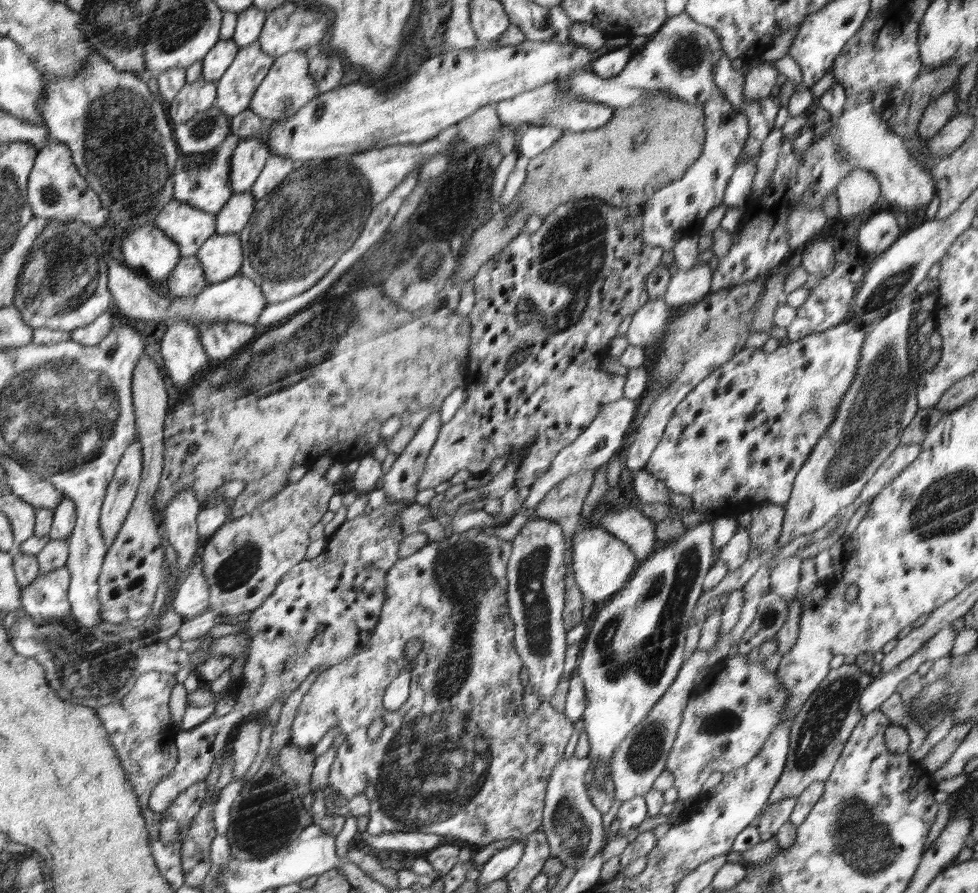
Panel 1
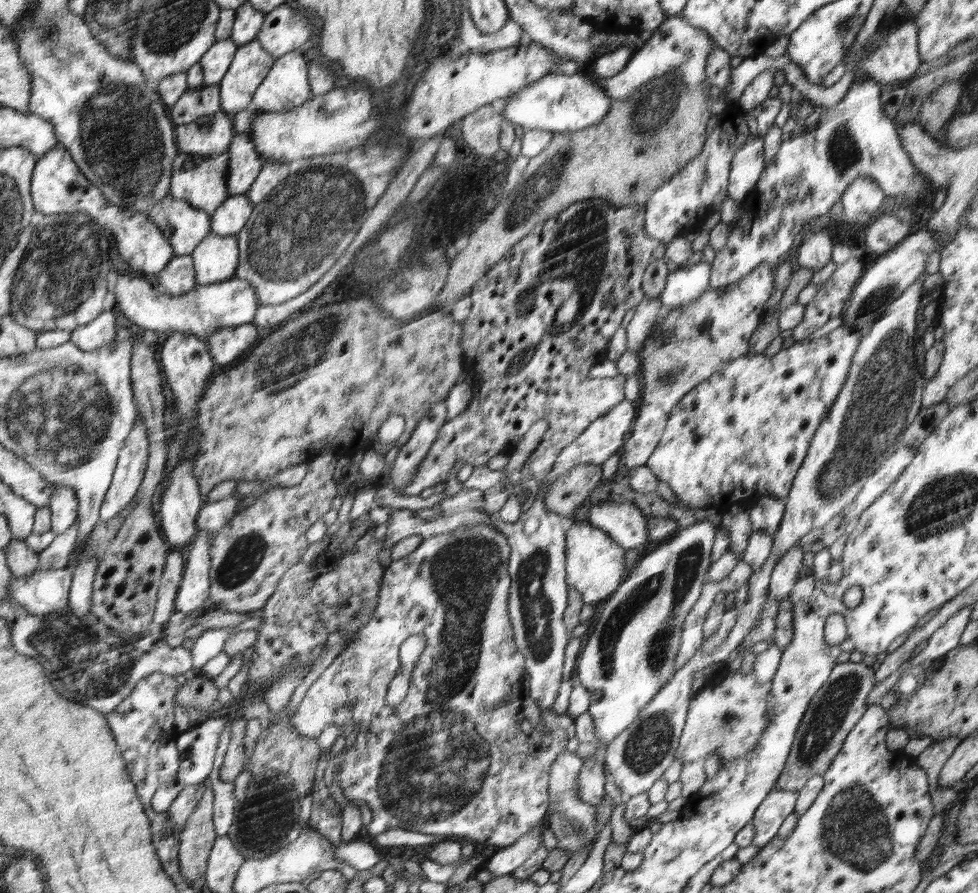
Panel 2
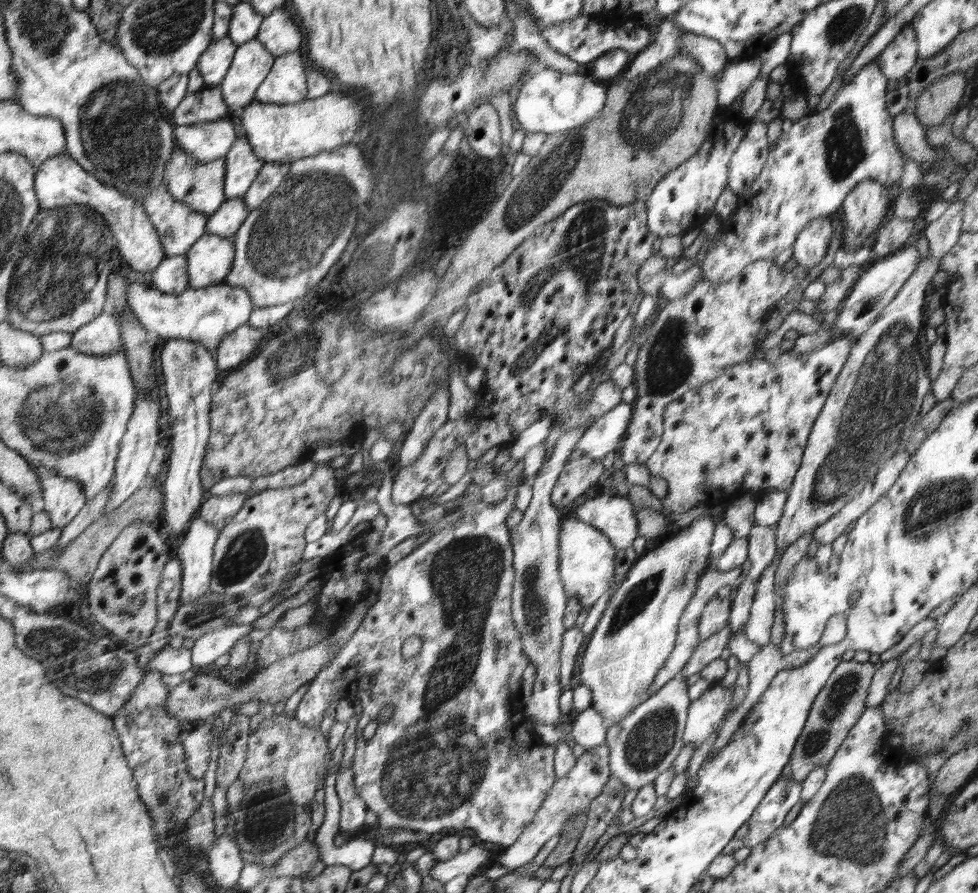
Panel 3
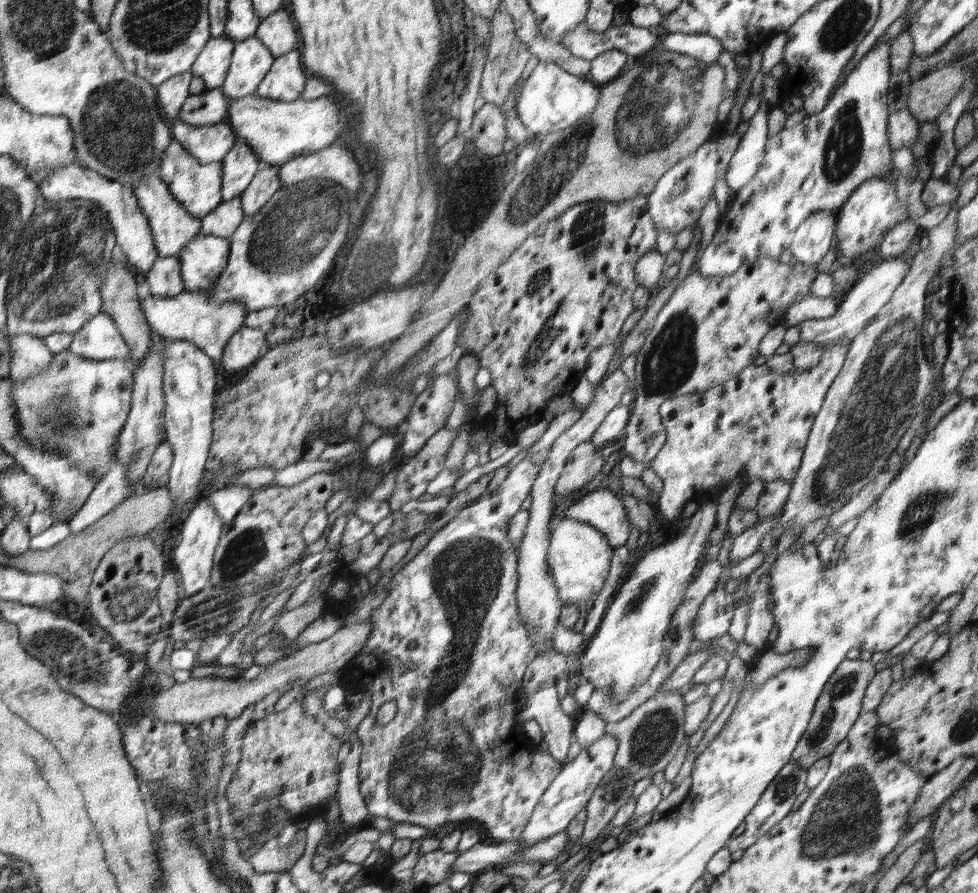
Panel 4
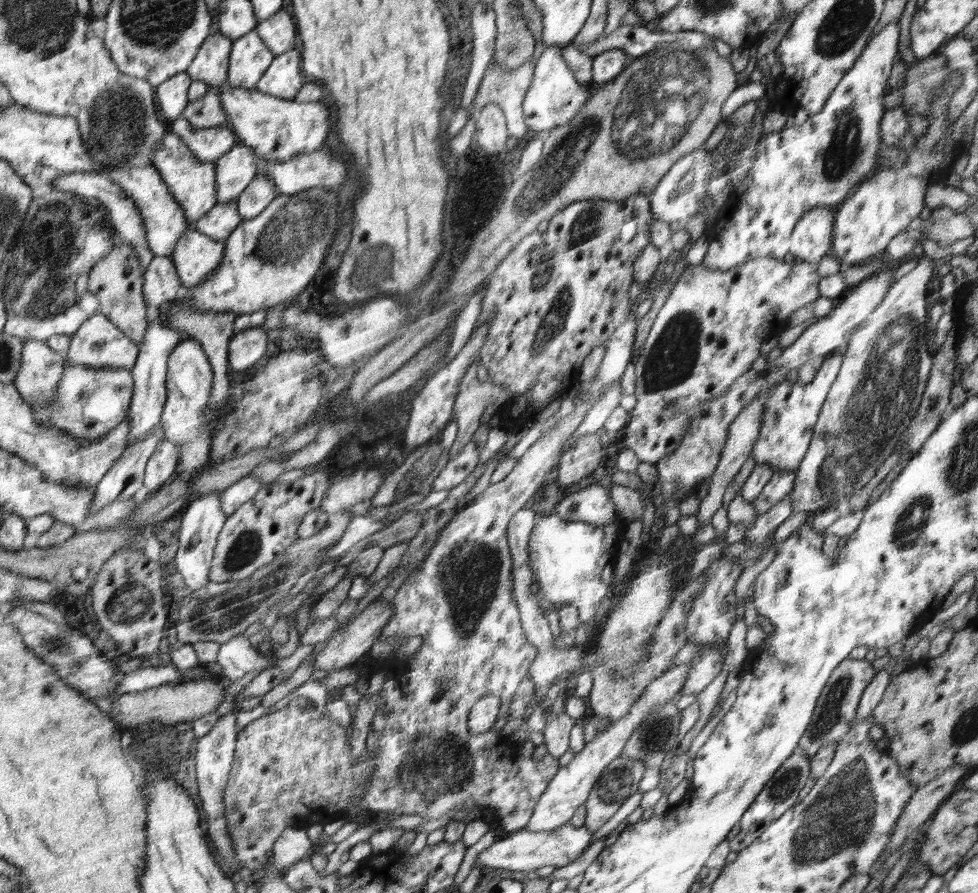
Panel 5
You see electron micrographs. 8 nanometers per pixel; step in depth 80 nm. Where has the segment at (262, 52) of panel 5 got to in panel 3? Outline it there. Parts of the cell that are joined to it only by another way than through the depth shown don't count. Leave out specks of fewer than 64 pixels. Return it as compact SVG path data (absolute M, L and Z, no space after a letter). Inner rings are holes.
M258 38L238 45L231 69L222 82L222 93L230 113L255 100L260 84L268 76L276 56Z

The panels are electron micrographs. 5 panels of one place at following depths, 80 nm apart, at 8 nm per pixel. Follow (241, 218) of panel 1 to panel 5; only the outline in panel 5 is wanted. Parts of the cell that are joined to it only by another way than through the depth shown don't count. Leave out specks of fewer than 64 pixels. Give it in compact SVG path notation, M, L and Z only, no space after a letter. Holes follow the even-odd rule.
M230 201L216 204L206 216L194 222L194 227L210 238L225 241L241 222L236 201Z

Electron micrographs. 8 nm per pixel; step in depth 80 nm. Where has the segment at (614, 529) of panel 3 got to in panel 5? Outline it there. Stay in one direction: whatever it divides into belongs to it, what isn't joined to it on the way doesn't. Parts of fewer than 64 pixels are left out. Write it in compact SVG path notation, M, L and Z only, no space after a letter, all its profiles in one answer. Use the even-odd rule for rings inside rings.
M590 485L570 496L562 496L552 513L568 521L581 521L602 527L616 521L616 506L608 498L608 488Z

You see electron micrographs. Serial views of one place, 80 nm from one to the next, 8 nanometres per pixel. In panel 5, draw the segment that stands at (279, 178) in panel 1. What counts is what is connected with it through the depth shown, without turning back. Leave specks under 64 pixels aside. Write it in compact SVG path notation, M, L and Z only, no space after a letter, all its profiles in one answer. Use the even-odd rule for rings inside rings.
M258 173L251 184L236 198L242 221L258 217L278 196L275 182L266 174Z

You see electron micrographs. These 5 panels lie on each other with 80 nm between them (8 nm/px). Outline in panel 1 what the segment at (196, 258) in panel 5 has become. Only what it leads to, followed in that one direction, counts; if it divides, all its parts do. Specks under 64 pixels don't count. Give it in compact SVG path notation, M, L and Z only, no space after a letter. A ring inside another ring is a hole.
M216 232L195 254L204 269L206 282L220 283L242 272L242 238L240 233L220 235Z

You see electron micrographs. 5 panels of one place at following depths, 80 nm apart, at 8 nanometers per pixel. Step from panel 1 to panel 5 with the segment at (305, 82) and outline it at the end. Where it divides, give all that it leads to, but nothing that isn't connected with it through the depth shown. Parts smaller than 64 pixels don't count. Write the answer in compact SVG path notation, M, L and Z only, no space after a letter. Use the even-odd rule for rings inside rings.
M298 47L275 56L255 89L288 100L297 97L303 89Z

